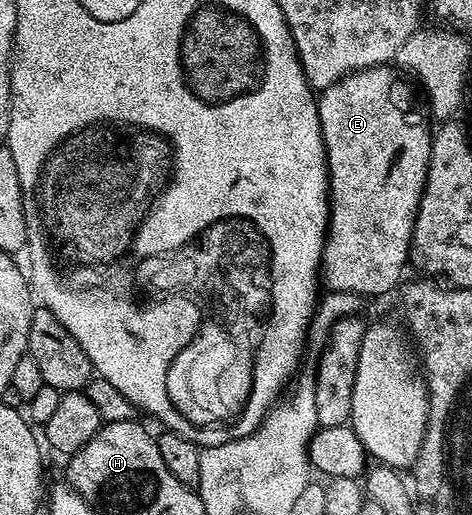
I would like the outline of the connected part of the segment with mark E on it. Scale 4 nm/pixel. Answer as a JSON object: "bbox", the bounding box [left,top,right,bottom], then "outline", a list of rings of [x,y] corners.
{"bbox":[317,66,434,297],"outline":[[[392,66],[368,67],[362,71],[350,71],[335,85],[317,95],[317,112],[319,113],[319,125],[321,136],[325,146],[325,165],[329,169],[329,228],[325,230],[325,248],[321,254],[320,278],[329,291],[342,291],[343,293],[355,293],[362,297],[368,295],[385,295],[388,291],[396,292],[402,282],[401,274],[409,263],[409,248],[413,245],[413,230],[415,229],[415,217],[419,209],[419,201],[423,197],[423,189],[427,181],[427,169],[431,161],[431,145],[434,132],[429,131],[430,112],[419,94],[418,88],[408,83],[409,80],[400,70]]]}

